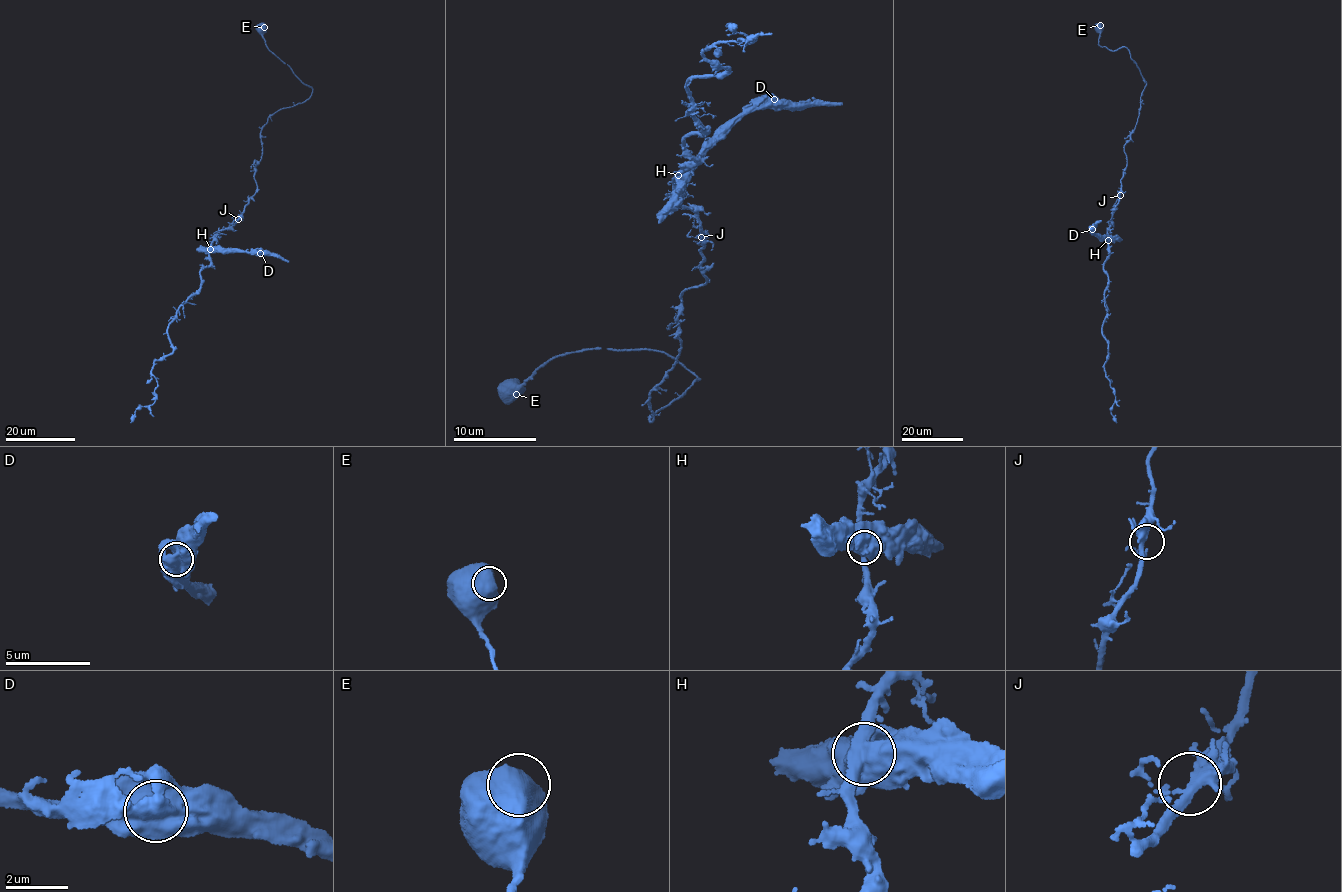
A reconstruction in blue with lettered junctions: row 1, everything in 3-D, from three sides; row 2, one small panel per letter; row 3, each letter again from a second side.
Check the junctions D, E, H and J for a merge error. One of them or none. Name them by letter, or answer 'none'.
H

